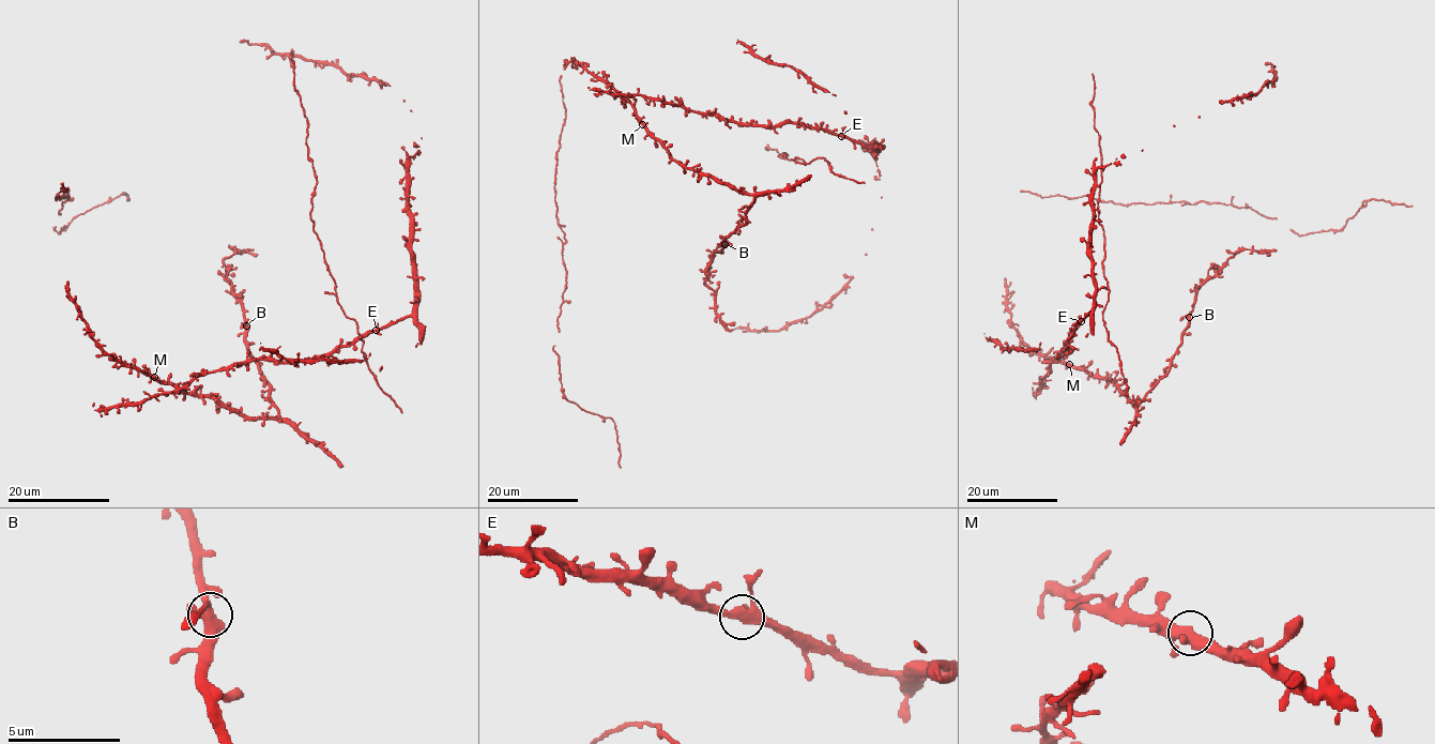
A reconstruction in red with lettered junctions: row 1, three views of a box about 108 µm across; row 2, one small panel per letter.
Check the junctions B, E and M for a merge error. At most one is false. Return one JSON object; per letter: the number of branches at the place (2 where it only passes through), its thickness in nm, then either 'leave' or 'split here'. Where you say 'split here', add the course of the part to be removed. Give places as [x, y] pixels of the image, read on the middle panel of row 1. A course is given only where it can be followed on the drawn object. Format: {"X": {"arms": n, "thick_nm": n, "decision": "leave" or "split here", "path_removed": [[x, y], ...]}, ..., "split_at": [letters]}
{"B": {"arms": 4, "thick_nm": 400, "decision": "leave"}, "E": {"arms": 4, "thick_nm": 380, "decision": "leave"}, "M": {"arms": 4, "thick_nm": 360, "decision": "leave"}, "split_at": []}

